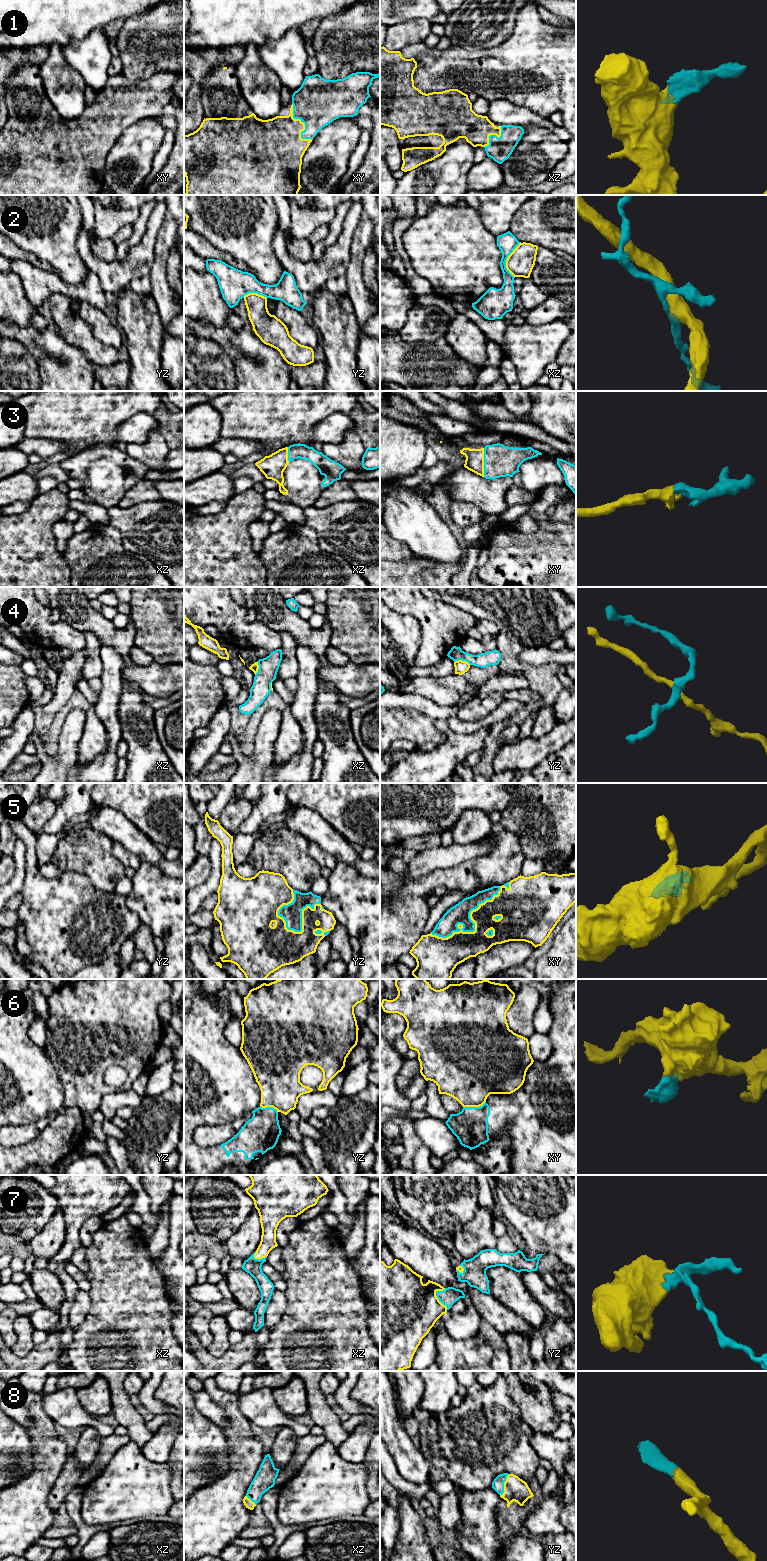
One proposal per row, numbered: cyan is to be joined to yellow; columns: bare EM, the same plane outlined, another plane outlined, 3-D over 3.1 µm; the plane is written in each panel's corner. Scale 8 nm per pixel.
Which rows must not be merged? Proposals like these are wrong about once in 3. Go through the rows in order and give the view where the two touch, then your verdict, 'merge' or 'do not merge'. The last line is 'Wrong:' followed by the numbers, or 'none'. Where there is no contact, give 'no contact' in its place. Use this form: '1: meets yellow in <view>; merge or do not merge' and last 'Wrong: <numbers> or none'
1: meets yellow in xy; merge
2: meets yellow in xz; do not merge
3: meets yellow in xy; merge
4: meets yellow in yz; do not merge
5: meets yellow in xy; merge
6: meets yellow in xy; do not merge
7: meets yellow in yz; merge
8: meets yellow in yz; merge
Wrong: 2, 4, 6

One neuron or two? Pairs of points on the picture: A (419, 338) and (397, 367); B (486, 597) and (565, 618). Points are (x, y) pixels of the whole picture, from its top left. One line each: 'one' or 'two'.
A: two
B: one

